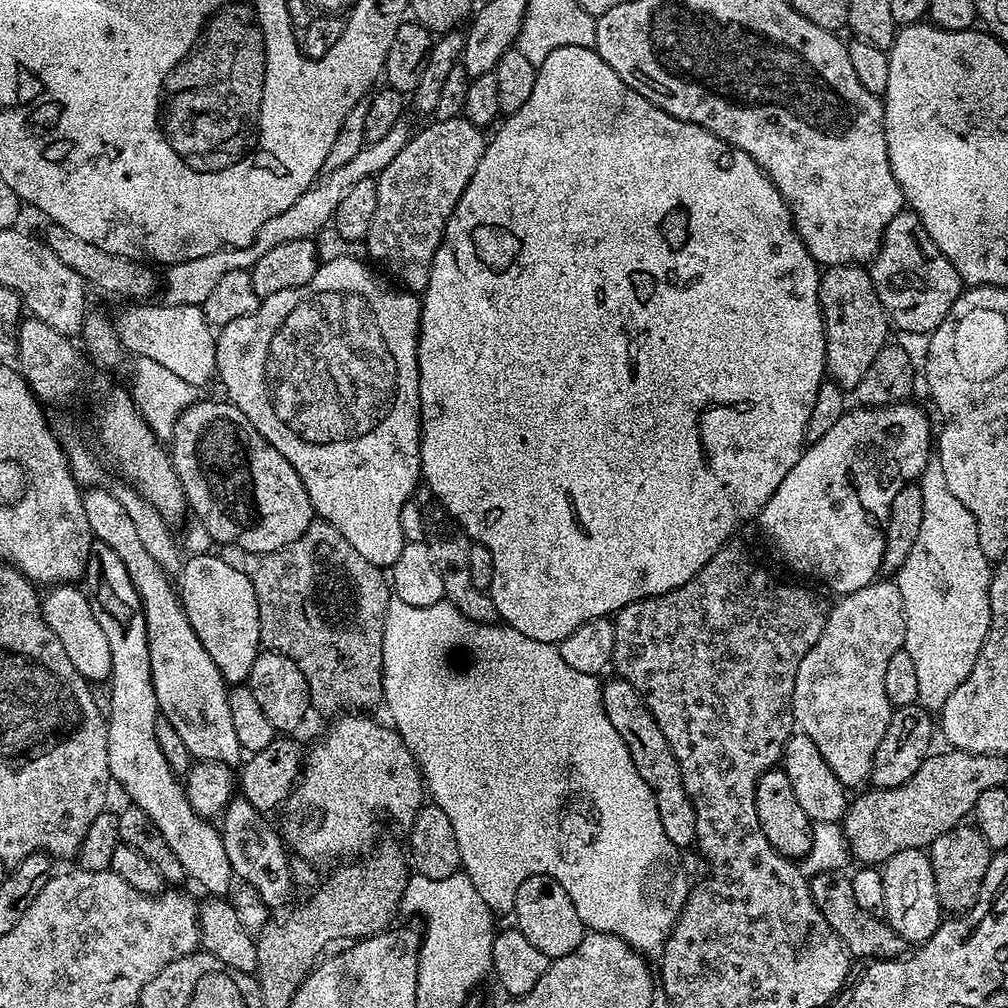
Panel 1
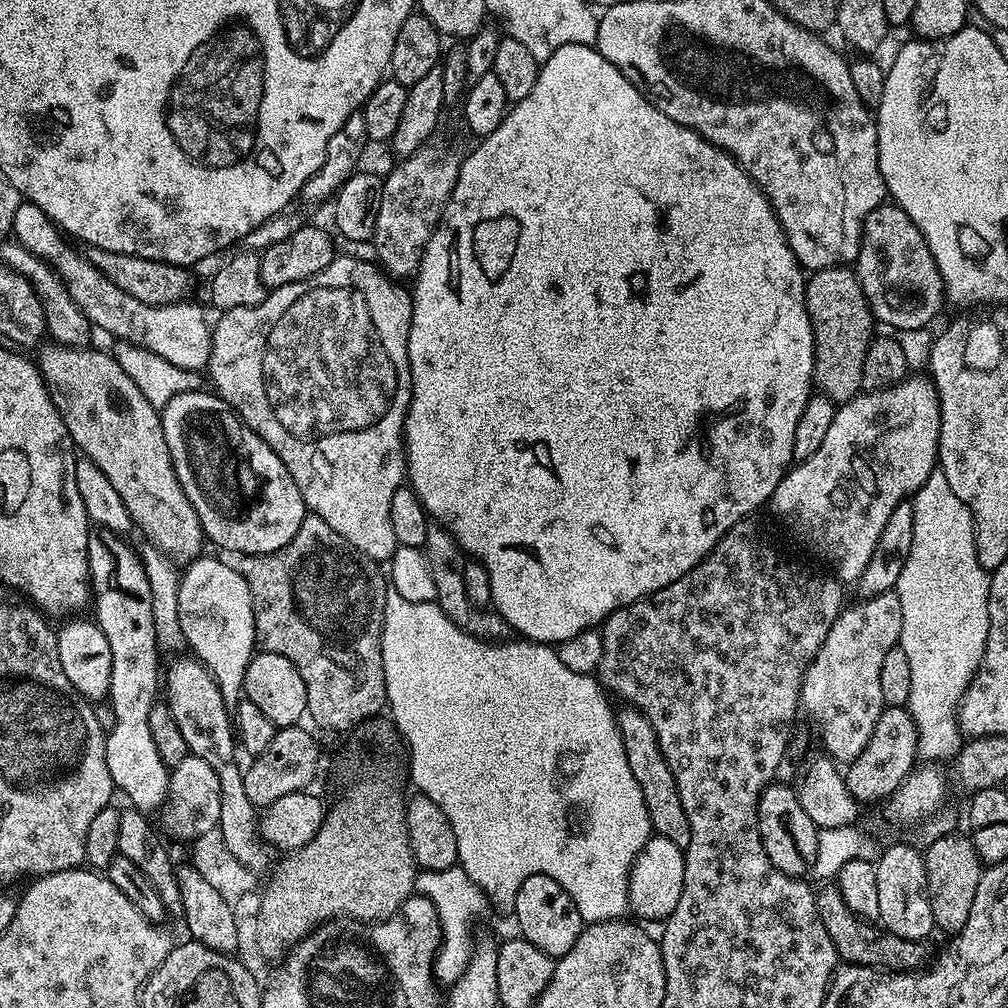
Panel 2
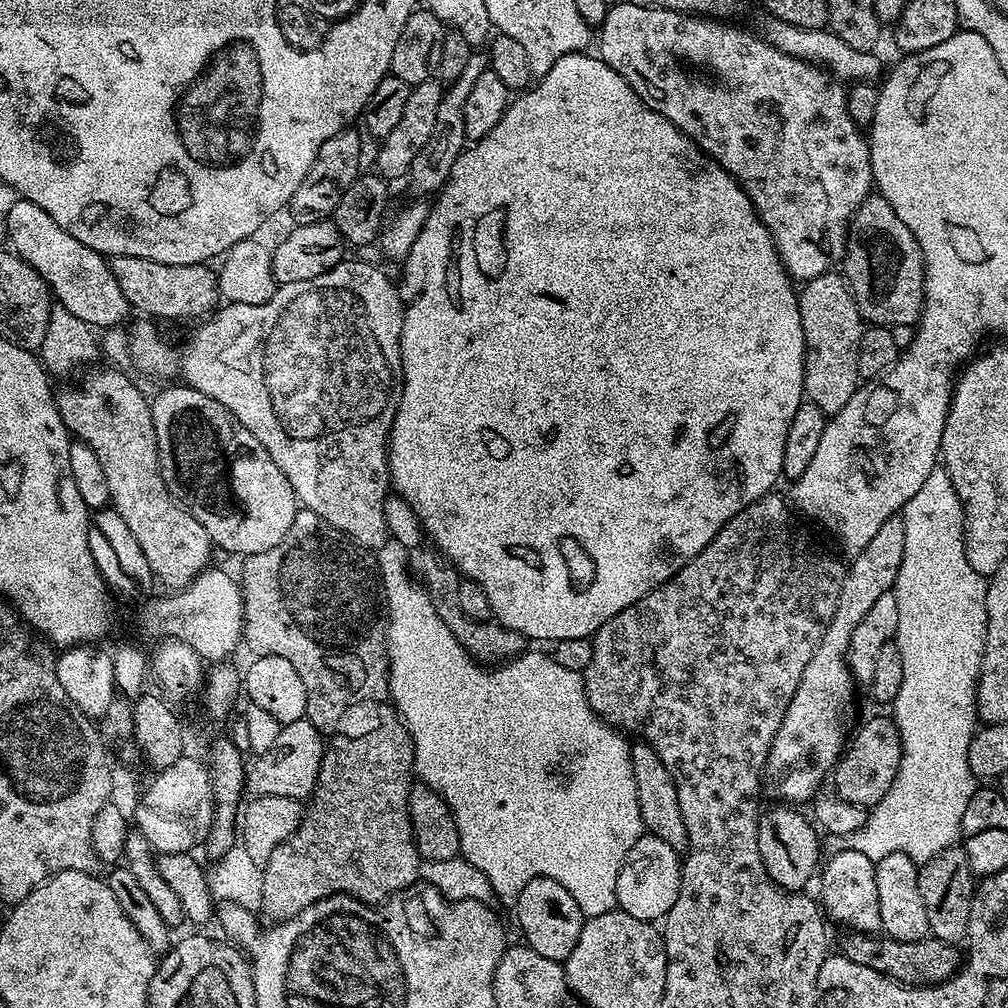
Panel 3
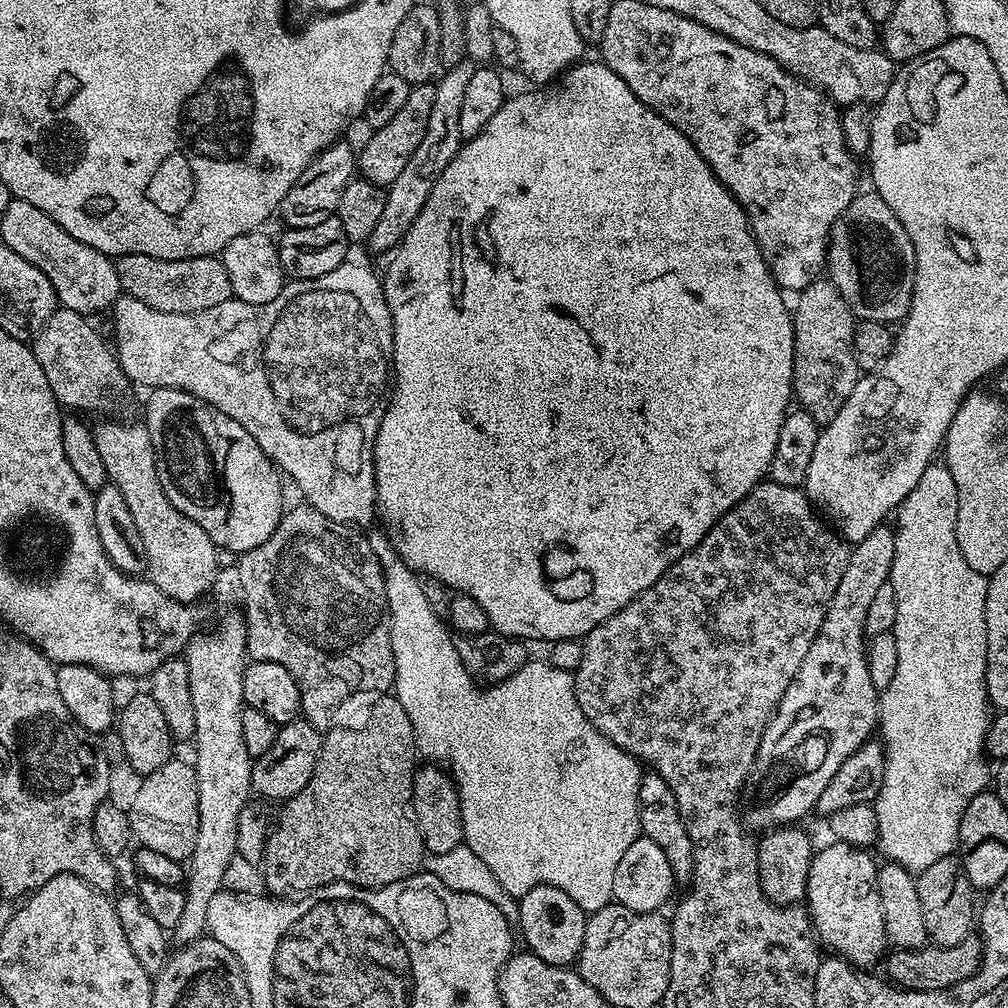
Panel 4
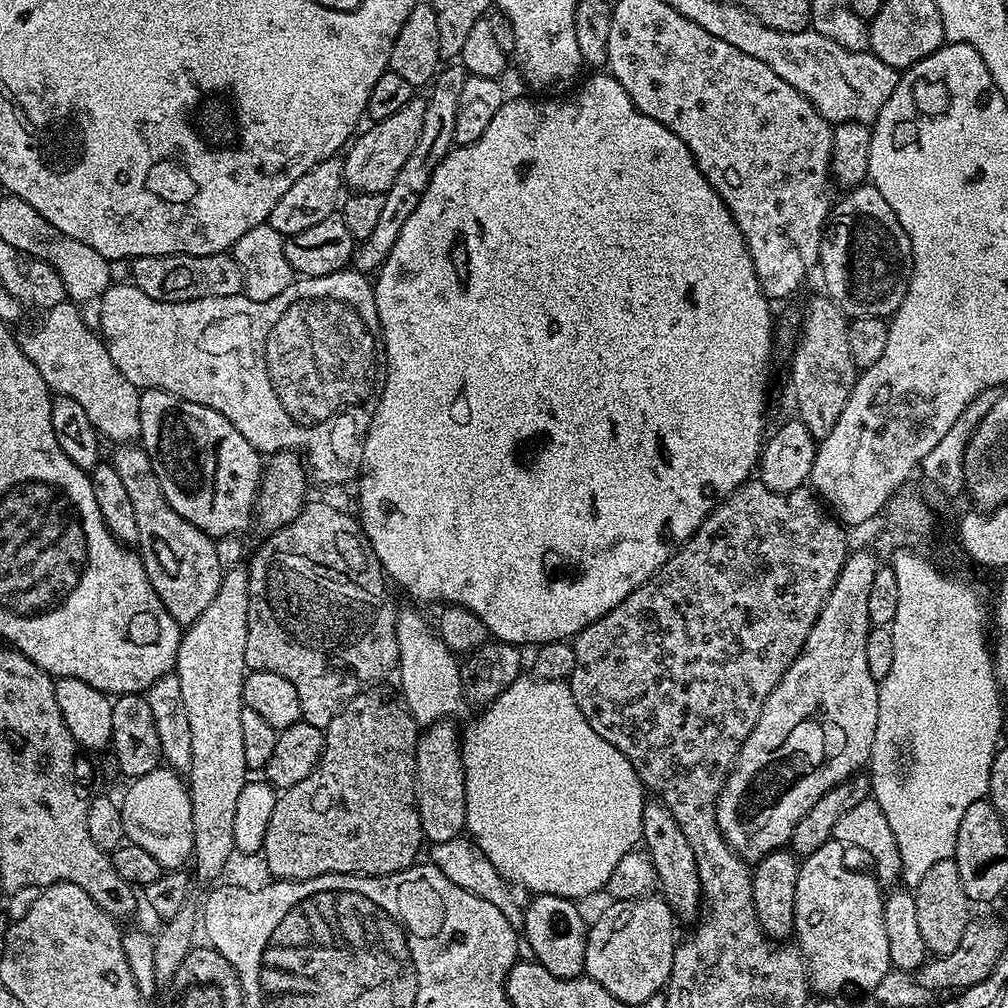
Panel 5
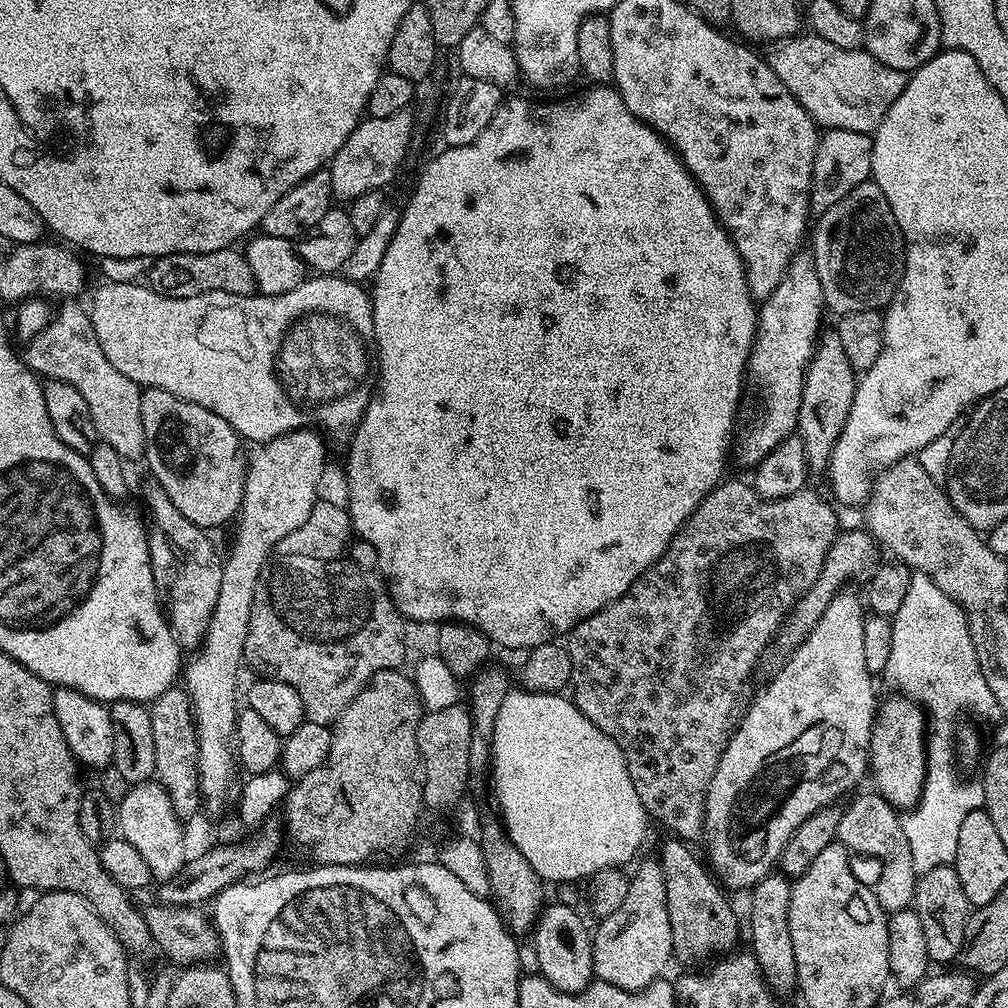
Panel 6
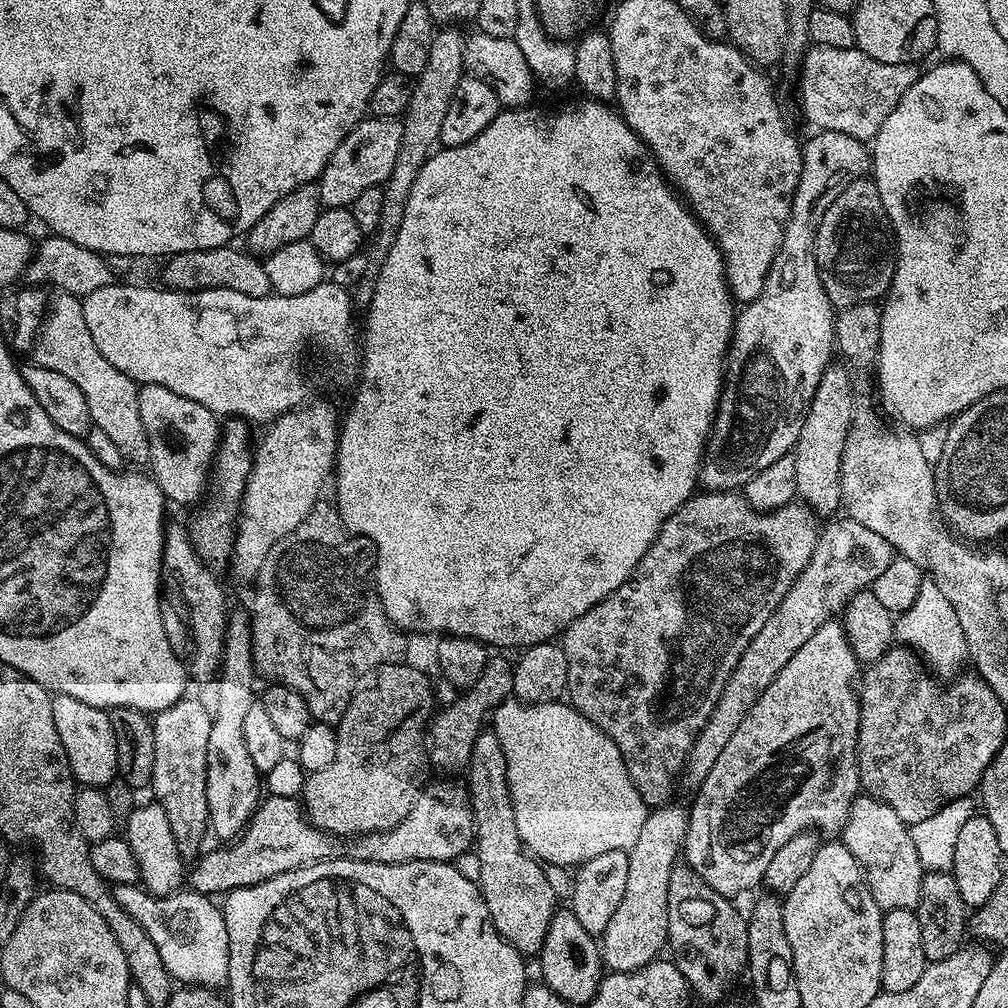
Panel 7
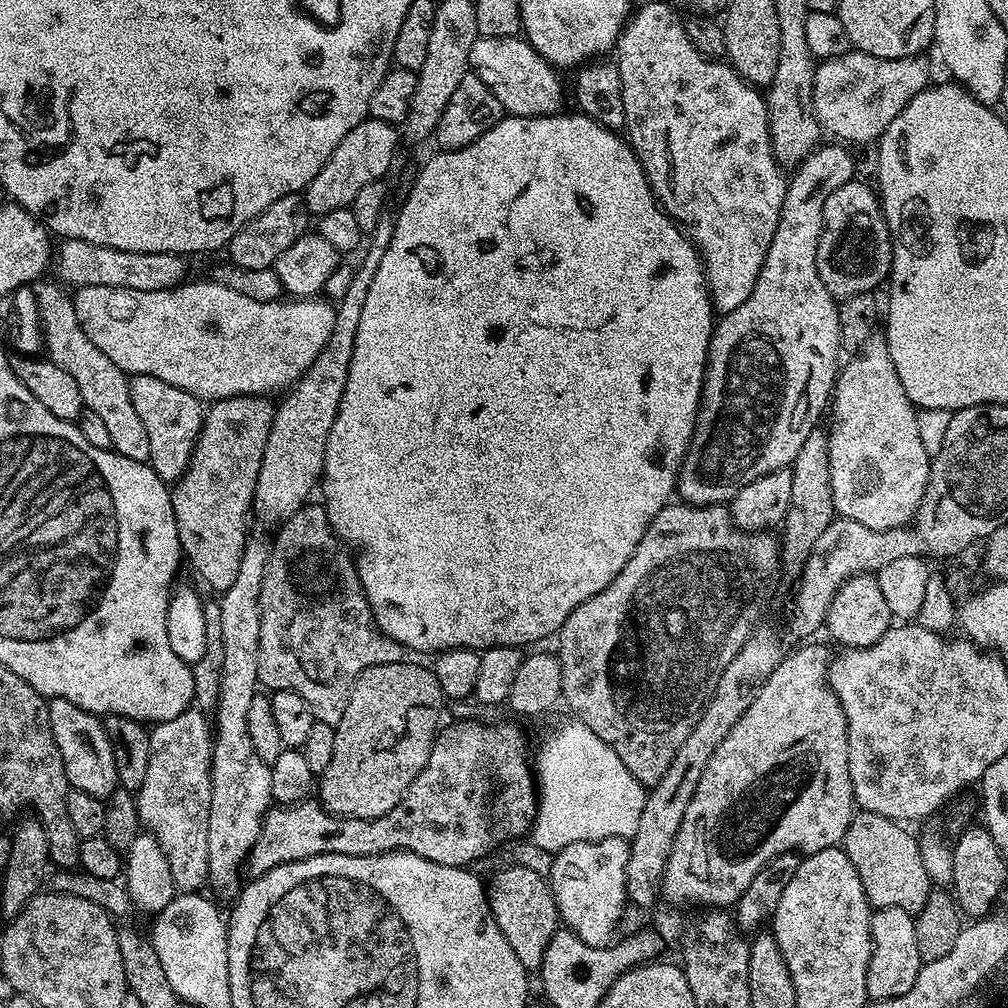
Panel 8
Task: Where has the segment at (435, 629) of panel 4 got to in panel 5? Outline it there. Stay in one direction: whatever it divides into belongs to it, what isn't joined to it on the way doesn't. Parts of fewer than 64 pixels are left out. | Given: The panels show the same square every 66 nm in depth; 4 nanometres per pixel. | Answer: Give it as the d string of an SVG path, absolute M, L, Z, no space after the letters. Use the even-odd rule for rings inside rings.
M408 608L396 618L398 634L398 650L400 663L400 692L402 703L407 708L417 725L427 726L435 720L455 717L460 707L465 707L464 691L460 685L460 666L457 657L440 640L439 635L428 633L428 624L415 612ZM535 678L515 680L505 692L498 694L493 704L489 704L477 716L480 717L468 729L465 727L462 732L464 781L466 782L464 827L467 835L472 835L473 841L467 840L467 835L461 834L450 838L450 842L438 842L431 845L430 863L438 870L442 870L442 874L446 874L446 878L450 878L454 886L462 886L462 890L470 890L477 894L506 891L508 884L504 880L513 880L514 883L529 888L529 893L532 894L561 896L573 902L580 902L583 896L592 896L595 892L603 893L610 874L614 874L614 870L621 867L624 857L633 851L642 840L640 831L642 830L642 810L646 803L646 789L640 783L634 766L630 766L626 754L610 746L610 742L606 742L606 738L602 738L602 734L597 734L594 726L586 722L582 710L578 710L578 702L574 702L571 687L563 680L537 680Z

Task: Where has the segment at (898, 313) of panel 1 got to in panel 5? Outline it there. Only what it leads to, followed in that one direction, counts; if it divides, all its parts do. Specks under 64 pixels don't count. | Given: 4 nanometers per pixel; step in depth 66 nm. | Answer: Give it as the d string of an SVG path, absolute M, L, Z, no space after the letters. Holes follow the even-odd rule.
M870 182L833 203L820 247L818 272L824 275L823 291L849 318L890 318L902 306L912 273L910 238L886 198Z

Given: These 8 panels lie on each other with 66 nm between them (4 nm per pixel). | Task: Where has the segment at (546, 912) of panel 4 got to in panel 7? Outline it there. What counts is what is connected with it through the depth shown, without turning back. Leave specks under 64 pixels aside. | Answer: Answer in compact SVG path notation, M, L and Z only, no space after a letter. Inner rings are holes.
M557 910L552 915L550 930L546 934L546 942L540 951L538 963L540 972L544 975L543 983L550 990L554 990L554 994L574 1006L582 1006L590 1002L590 998L594 998L605 971L593 933L586 931L582 922L578 922L578 918L570 910Z

